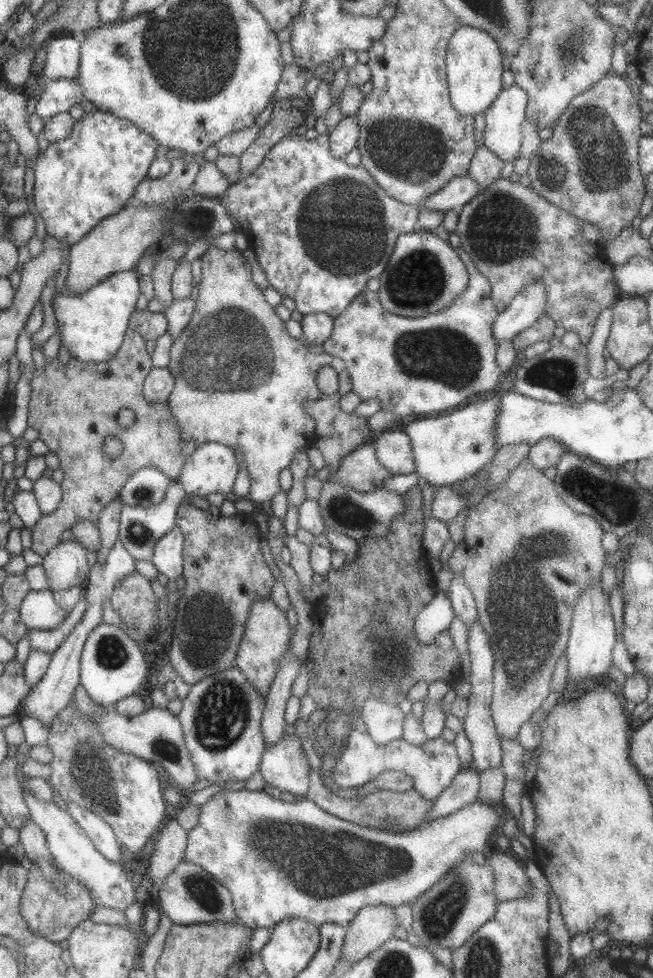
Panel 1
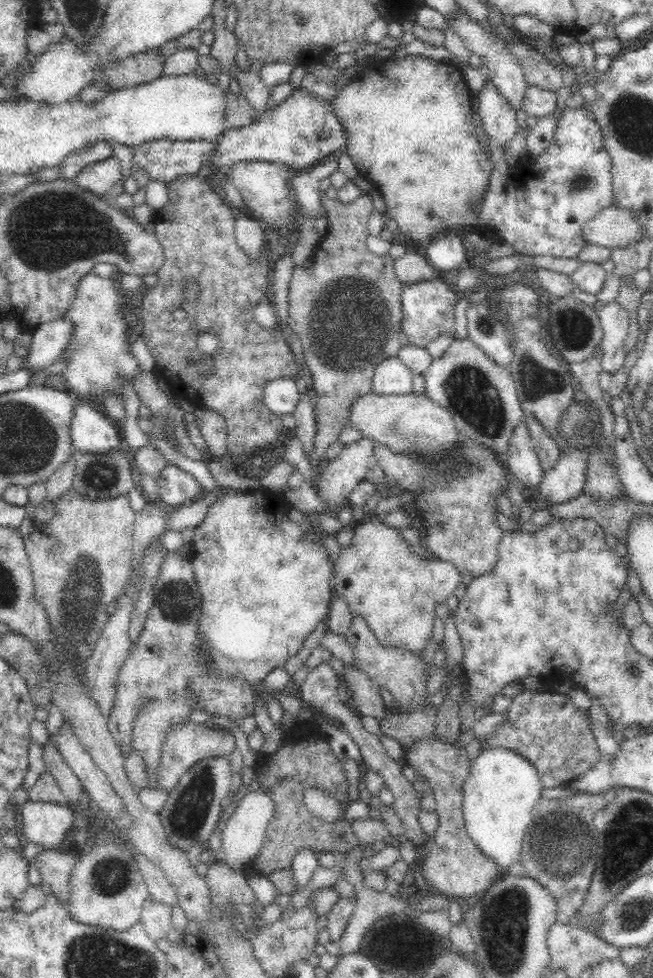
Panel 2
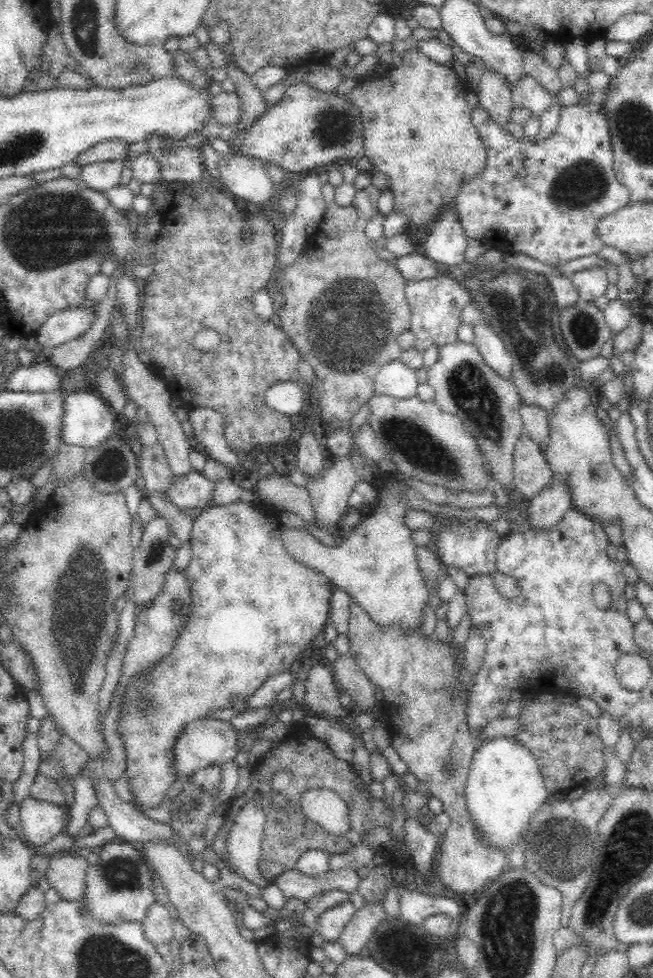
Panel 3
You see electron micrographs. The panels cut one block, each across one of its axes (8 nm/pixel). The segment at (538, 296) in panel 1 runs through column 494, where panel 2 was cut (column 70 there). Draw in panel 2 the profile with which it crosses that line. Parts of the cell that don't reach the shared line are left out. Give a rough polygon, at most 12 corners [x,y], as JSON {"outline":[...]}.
{"outline":[[72,321],[40,323],[22,369],[38,372],[64,353]]}

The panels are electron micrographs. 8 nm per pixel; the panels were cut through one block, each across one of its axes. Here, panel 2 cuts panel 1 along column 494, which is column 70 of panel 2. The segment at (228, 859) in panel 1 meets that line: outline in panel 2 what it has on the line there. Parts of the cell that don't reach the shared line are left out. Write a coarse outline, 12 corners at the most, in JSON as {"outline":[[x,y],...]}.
{"outline":[[60,803],[22,805],[23,843],[58,850],[74,814]]}

